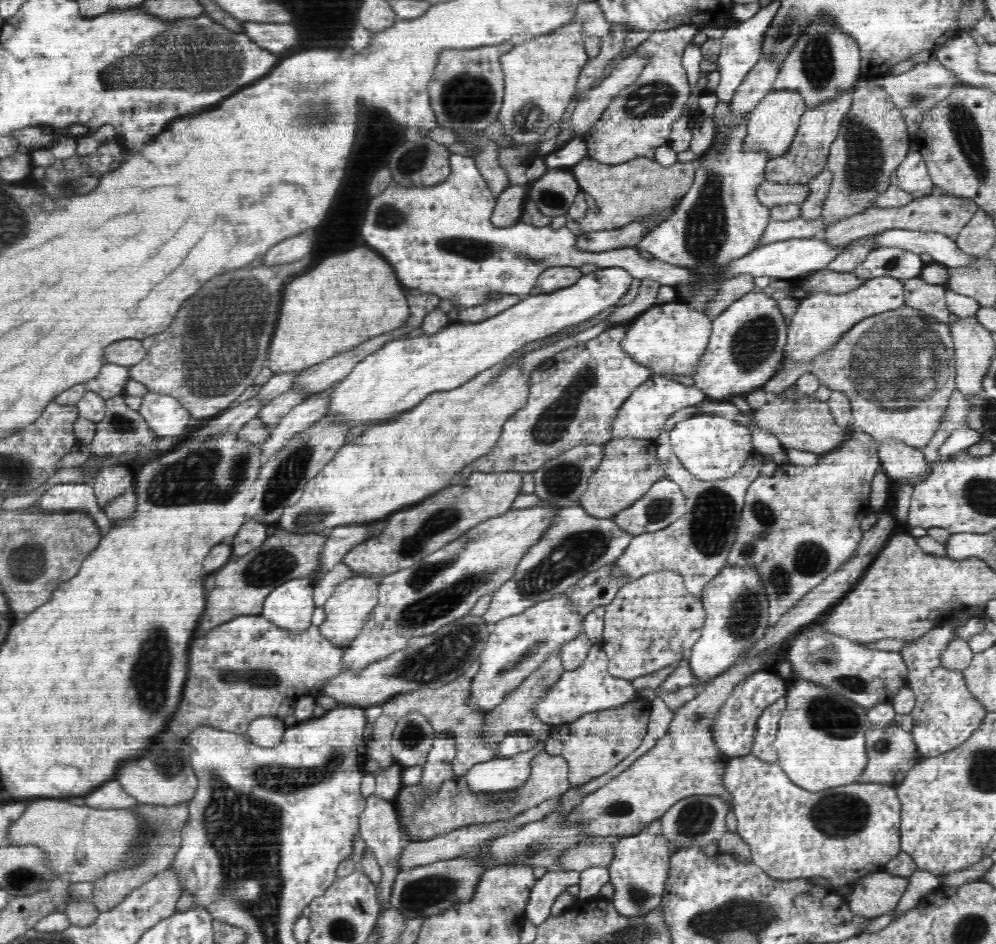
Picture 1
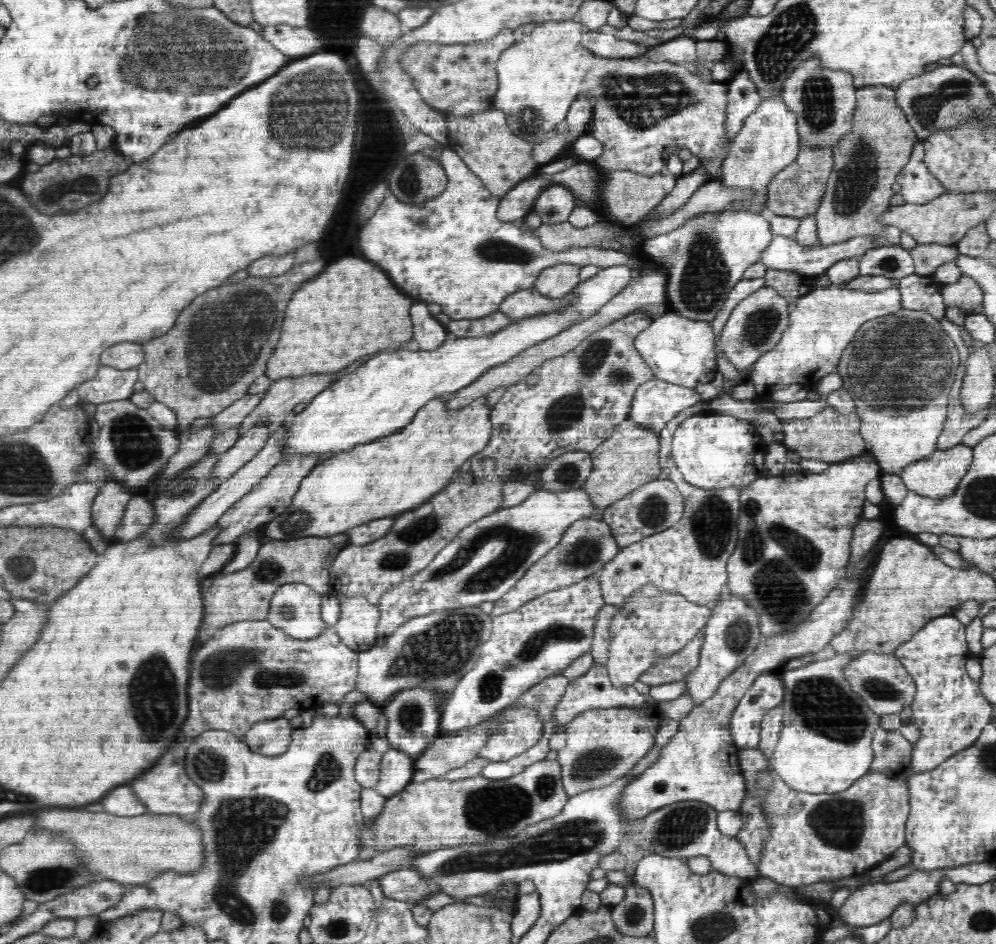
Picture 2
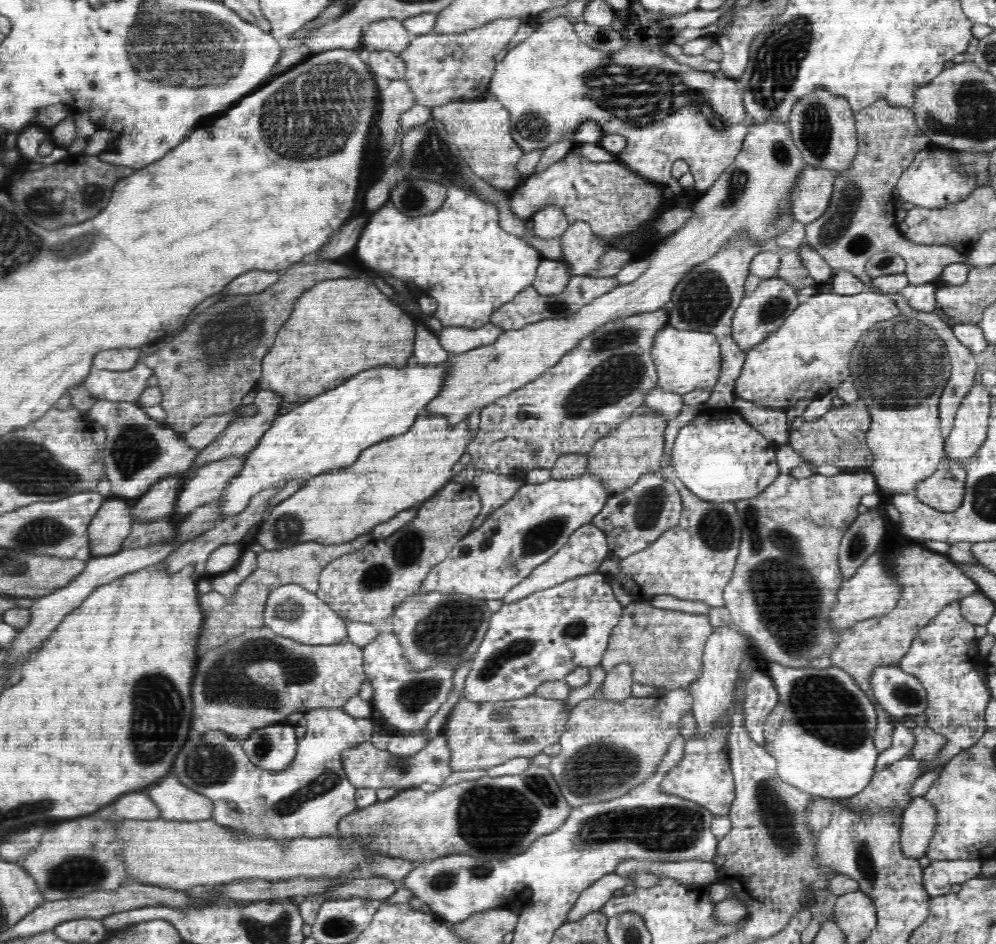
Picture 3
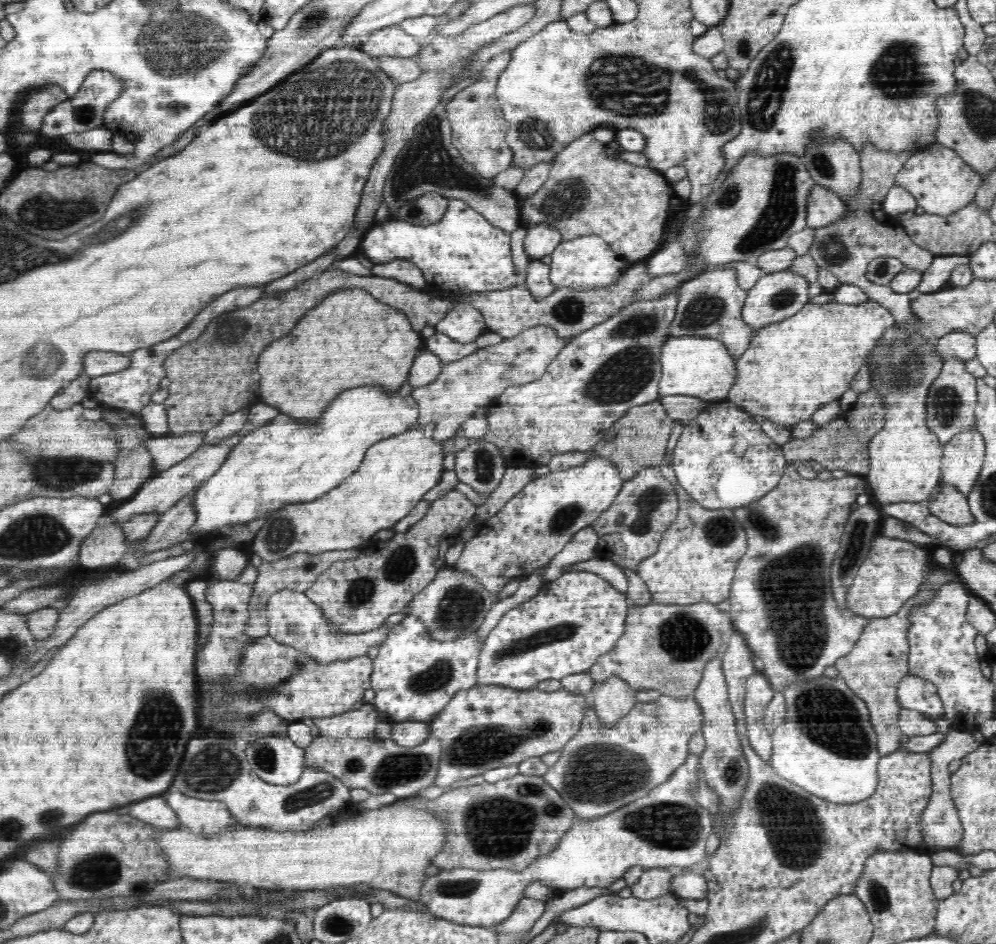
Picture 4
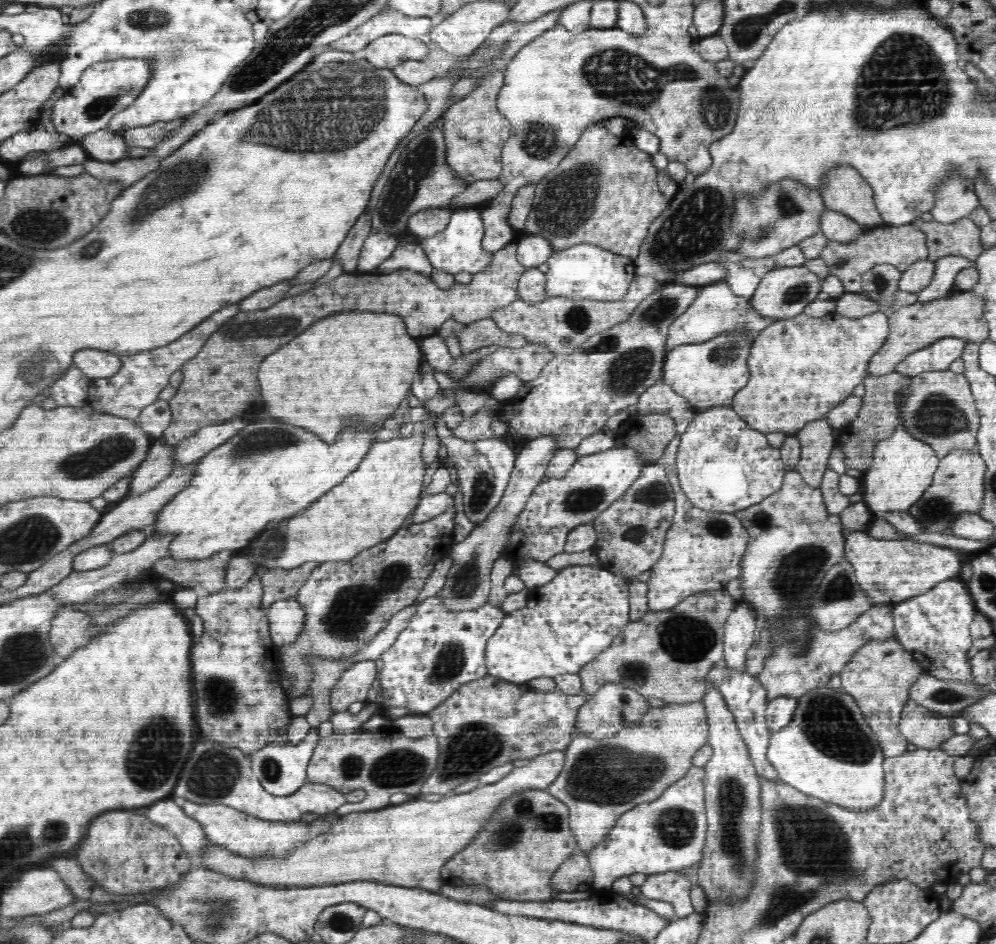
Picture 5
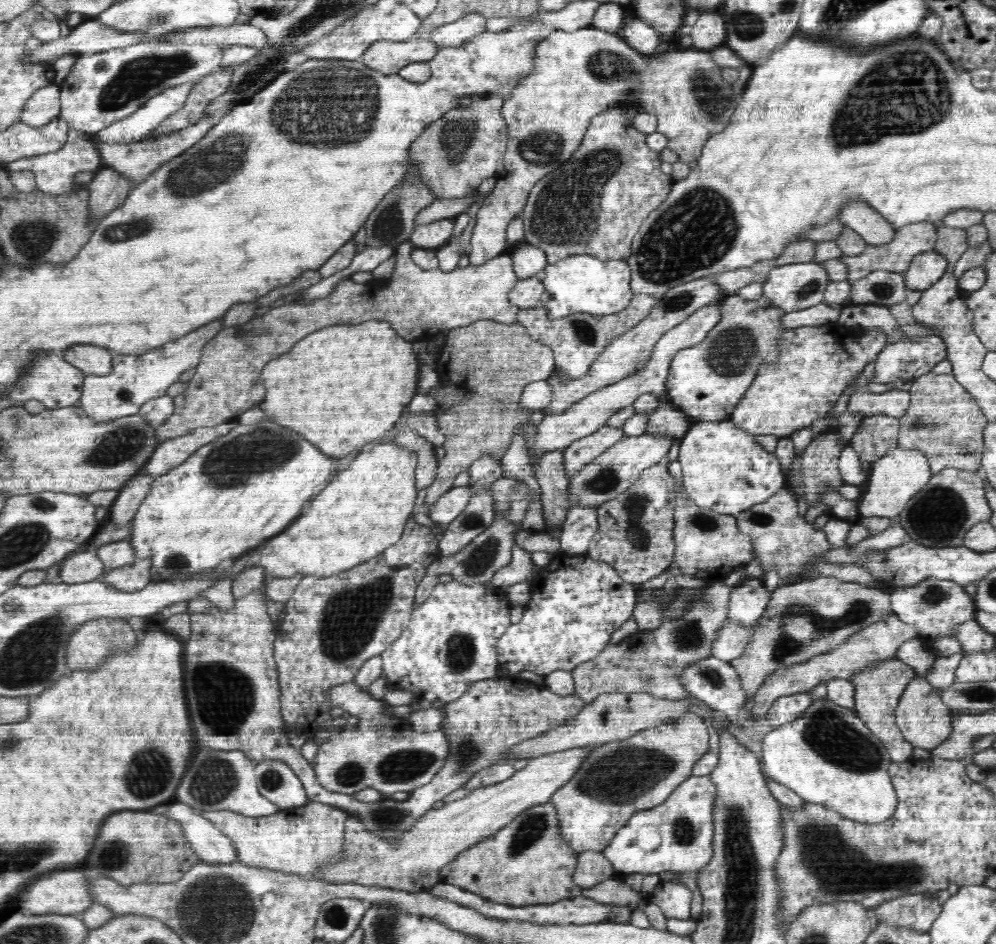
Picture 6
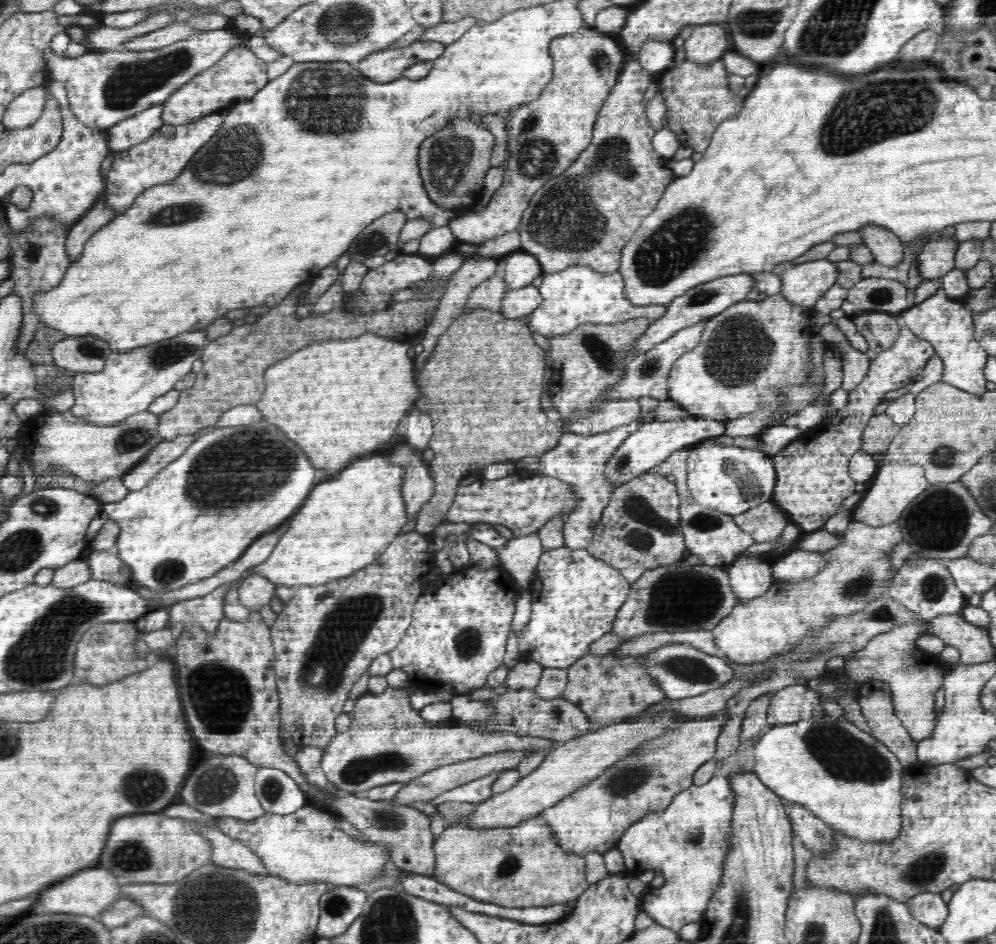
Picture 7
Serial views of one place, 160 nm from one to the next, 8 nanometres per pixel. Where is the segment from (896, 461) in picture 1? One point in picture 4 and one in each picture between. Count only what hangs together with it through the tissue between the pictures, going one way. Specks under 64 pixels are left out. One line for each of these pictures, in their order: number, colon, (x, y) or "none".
2: (938, 475)
3: (944, 491)
4: (948, 504)

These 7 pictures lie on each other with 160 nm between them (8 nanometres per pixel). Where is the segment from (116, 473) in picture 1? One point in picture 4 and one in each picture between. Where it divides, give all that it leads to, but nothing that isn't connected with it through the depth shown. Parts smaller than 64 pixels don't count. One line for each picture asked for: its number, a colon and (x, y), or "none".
2: (110, 503)
3: (107, 531)
4: (105, 545)

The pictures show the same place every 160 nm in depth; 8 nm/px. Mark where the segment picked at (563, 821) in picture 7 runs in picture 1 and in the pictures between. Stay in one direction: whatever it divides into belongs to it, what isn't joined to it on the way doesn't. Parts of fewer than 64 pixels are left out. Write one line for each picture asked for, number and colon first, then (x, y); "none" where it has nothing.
1: (599, 741)
2: (602, 746)
3: (608, 748)
4: (601, 769)
5: (601, 779)
6: (618, 779)

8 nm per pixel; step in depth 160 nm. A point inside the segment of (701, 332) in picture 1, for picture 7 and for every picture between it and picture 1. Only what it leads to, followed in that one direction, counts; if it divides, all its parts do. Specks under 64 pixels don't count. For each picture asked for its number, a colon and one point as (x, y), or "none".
2: (677, 349)
3: (686, 360)
4: (696, 366)
5: (709, 374)
6: (707, 381)
7: (747, 354)

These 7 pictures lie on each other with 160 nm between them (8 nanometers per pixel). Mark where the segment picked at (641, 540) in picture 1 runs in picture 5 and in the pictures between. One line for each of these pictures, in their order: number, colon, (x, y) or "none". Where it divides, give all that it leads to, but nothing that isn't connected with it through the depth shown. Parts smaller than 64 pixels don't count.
2: (691, 558)
3: (694, 560)
4: (696, 559)
5: (703, 550)

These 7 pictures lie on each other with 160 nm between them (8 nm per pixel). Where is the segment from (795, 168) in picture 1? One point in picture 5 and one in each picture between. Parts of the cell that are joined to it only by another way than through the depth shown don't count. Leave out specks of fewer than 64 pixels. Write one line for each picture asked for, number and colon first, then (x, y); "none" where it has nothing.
2: (797, 191)
3: (812, 194)
4: (825, 207)
5: (838, 227)

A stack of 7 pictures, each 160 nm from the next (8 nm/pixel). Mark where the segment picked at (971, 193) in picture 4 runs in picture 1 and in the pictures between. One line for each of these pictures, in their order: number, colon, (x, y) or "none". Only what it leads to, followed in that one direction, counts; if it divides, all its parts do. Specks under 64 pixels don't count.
1: (912, 175)
2: (918, 186)
3: (932, 181)

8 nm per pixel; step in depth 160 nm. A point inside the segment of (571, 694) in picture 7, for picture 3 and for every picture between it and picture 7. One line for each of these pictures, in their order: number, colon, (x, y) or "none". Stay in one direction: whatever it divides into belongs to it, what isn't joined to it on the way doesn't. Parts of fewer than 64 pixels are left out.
3: (664, 647)
4: (665, 647)
5: (667, 654)
6: (650, 662)

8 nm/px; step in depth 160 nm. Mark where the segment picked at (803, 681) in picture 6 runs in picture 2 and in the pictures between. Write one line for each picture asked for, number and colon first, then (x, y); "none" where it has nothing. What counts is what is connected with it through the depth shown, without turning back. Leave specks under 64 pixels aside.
2: (795, 530)
3: (786, 577)
4: (781, 599)
5: (793, 542)

